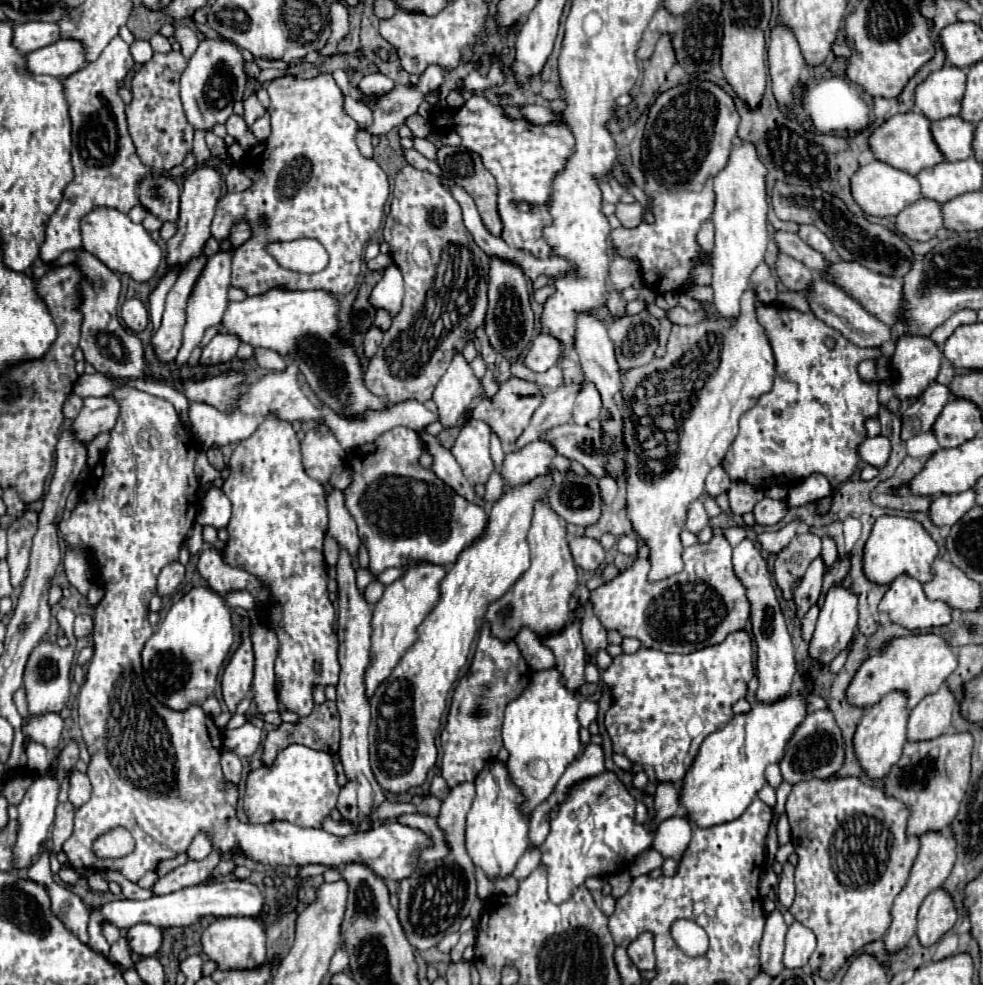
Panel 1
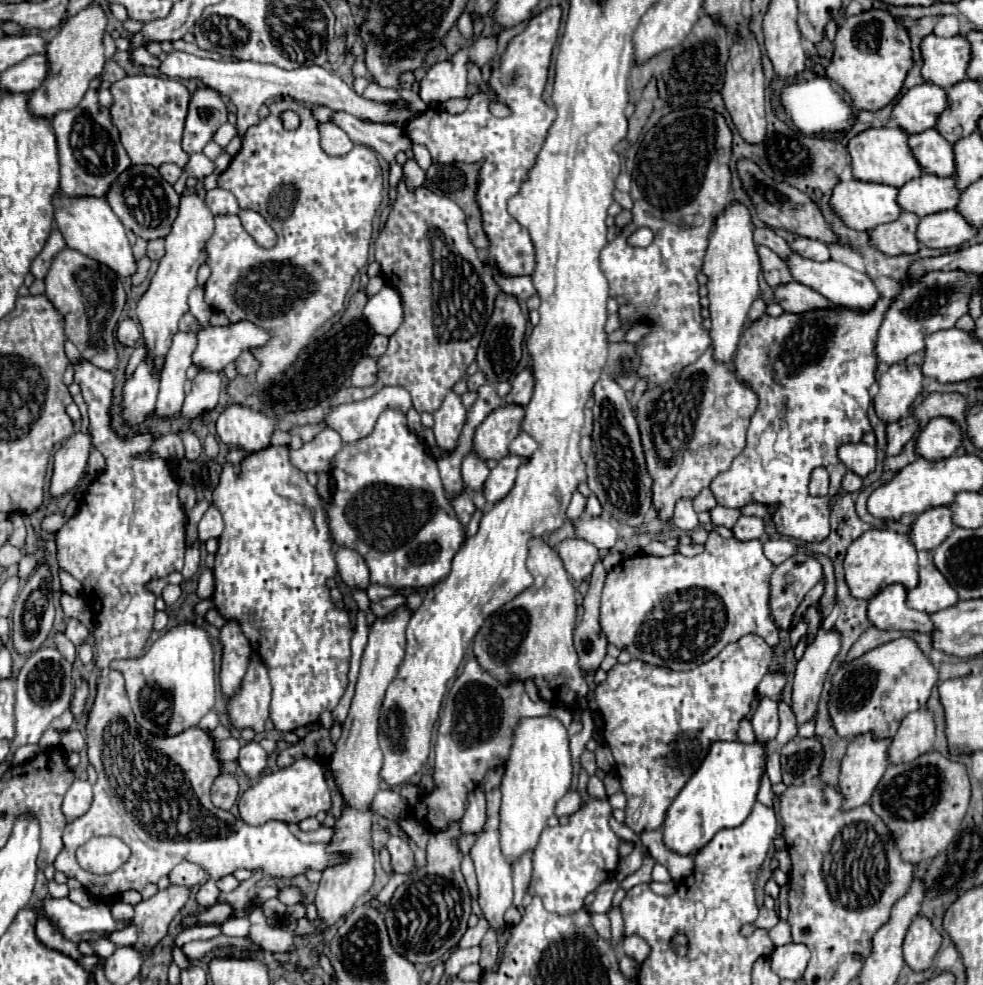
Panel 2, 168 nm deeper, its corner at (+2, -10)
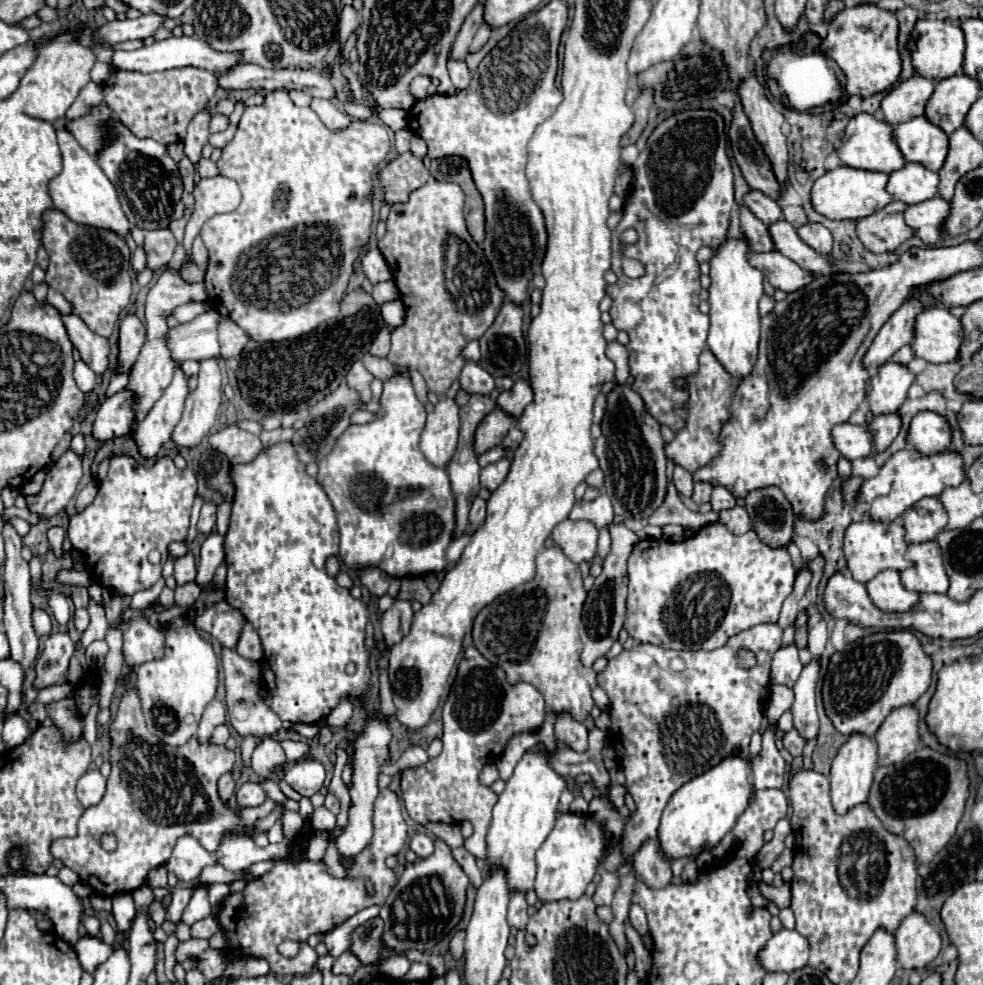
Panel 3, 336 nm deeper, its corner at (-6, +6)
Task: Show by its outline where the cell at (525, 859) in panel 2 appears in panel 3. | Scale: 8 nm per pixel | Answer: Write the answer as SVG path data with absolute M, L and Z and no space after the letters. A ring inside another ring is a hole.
M513 894L509 900L509 912L507 912L507 922L511 928L523 930L527 924L529 916L527 916L527 902L525 902L525 894Z

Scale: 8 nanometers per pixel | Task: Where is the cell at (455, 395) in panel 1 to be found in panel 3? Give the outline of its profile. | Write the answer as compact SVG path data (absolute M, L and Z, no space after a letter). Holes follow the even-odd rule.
M441 398L431 414L427 414L427 424L421 434L421 452L425 458L437 466L447 468L453 452L457 448L459 436L459 406L451 398Z

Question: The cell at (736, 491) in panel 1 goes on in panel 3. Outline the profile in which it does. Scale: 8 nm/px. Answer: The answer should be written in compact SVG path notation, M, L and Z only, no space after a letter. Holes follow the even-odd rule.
M715 486L713 492L711 492L711 510L713 512L721 512L721 510L729 510L735 506L735 498L733 494L727 490L727 488L721 488L721 486Z

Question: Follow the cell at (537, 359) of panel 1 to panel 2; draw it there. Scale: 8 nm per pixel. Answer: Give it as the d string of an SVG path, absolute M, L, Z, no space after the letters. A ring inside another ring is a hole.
M525 368L523 372L519 372L519 374L515 376L513 388L511 388L511 392L507 394L507 402L527 406L529 400L531 400L531 396L533 396L533 386L535 386L533 370L531 370L531 368Z

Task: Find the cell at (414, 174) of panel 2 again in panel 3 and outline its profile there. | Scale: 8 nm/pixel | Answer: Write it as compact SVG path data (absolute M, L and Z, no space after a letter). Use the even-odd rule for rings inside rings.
M405 152L379 170L379 180L383 186L383 202L389 206L403 204L413 190L429 180L429 170L411 152Z

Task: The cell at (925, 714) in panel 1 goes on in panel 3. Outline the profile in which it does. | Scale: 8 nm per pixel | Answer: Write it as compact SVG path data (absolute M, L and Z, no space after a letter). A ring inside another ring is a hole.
M913 706L893 710L873 736L877 744L877 766L889 766L905 760L919 746L917 710Z

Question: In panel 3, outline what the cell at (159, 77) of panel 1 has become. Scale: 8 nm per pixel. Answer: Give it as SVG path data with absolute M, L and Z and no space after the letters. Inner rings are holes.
M173 68L153 74L113 70L111 78L103 88L103 94L105 104L135 136L153 138L159 144L167 146L171 142L181 142L185 138L187 124L199 110L207 108L215 90L215 74L201 68Z

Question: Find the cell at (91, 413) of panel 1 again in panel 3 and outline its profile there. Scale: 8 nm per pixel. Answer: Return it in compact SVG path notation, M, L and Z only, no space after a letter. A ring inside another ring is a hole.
M69 448L55 464L51 472L47 472L45 482L39 494L27 494L27 508L39 514L41 520L53 518L59 510L67 506L67 502L77 492L77 484L81 480L81 458Z

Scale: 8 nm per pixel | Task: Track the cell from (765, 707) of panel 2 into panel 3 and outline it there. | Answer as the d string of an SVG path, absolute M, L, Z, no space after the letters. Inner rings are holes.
M769 726L763 734L763 750L753 760L753 782L757 790L765 788L781 788L783 776L785 776L785 760L781 758L777 746L775 746L775 732L777 726Z

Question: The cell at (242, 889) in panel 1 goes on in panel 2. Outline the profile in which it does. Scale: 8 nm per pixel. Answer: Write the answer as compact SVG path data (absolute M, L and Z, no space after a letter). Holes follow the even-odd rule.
M69 898L61 900L45 900L43 902L45 916L53 918L67 940L71 942L93 942L97 938L105 938L115 930L125 930L133 926L133 920L117 920L113 918L109 906L93 904L89 908L81 908Z

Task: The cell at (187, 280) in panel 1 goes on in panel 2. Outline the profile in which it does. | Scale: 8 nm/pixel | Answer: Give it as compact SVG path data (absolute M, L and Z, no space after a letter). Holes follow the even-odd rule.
M143 360L133 372L133 378L127 380L123 388L123 418L129 424L139 424L153 412L159 392L159 374L153 360Z

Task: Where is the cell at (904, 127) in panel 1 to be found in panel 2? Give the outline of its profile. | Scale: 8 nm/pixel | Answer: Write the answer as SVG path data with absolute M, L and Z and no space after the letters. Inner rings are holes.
M883 126L883 128L869 128L855 138L849 140L849 154L853 160L853 176L857 180L865 182L881 182L881 184L893 184L897 188L905 186L909 180L915 180L917 176L923 176L923 168L915 160L909 148L909 134L901 130L899 126Z

